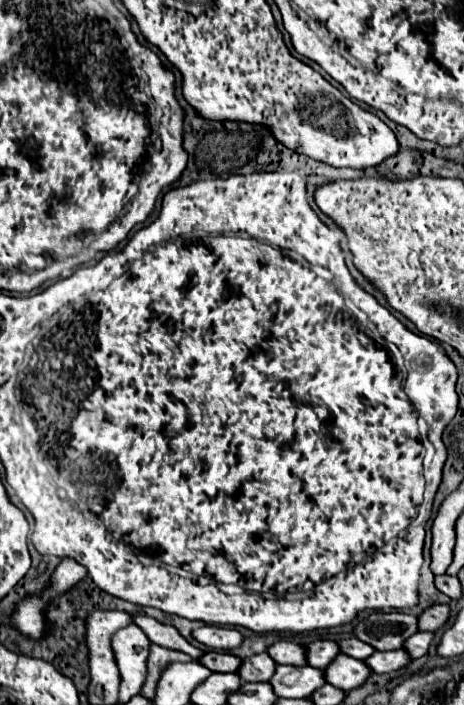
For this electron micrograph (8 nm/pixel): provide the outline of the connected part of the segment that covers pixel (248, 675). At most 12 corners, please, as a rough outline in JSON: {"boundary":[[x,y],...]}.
{"boundary":[[269,654],[243,660],[237,674],[243,682],[267,682],[277,664]]}

